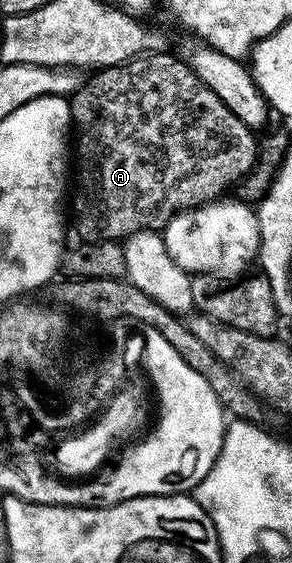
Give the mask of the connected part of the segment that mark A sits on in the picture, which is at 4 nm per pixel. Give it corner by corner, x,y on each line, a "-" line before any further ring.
149,51
142,56
134,57
132,61
127,61
124,65
110,65
94,72
90,76
93,78
90,81
88,78
81,88
72,94
69,102
72,113
72,128
77,129
75,184
71,189
71,221
73,217
78,231
82,233
82,238
85,241
117,241
128,237
131,233
136,233
139,229
164,230
167,222
175,214
186,209
195,209
199,205
206,205
209,201
224,198
228,194
225,192
228,189
230,192
242,177
252,171
253,164
257,162
259,141
258,138
253,138
256,137
254,130
246,127
243,119
239,119
239,115
231,112
227,103
223,103
223,99
219,99
219,95
215,95
215,91
211,91
211,87
203,84
182,58
180,61
179,58
172,57
169,53
153,52
157,51

